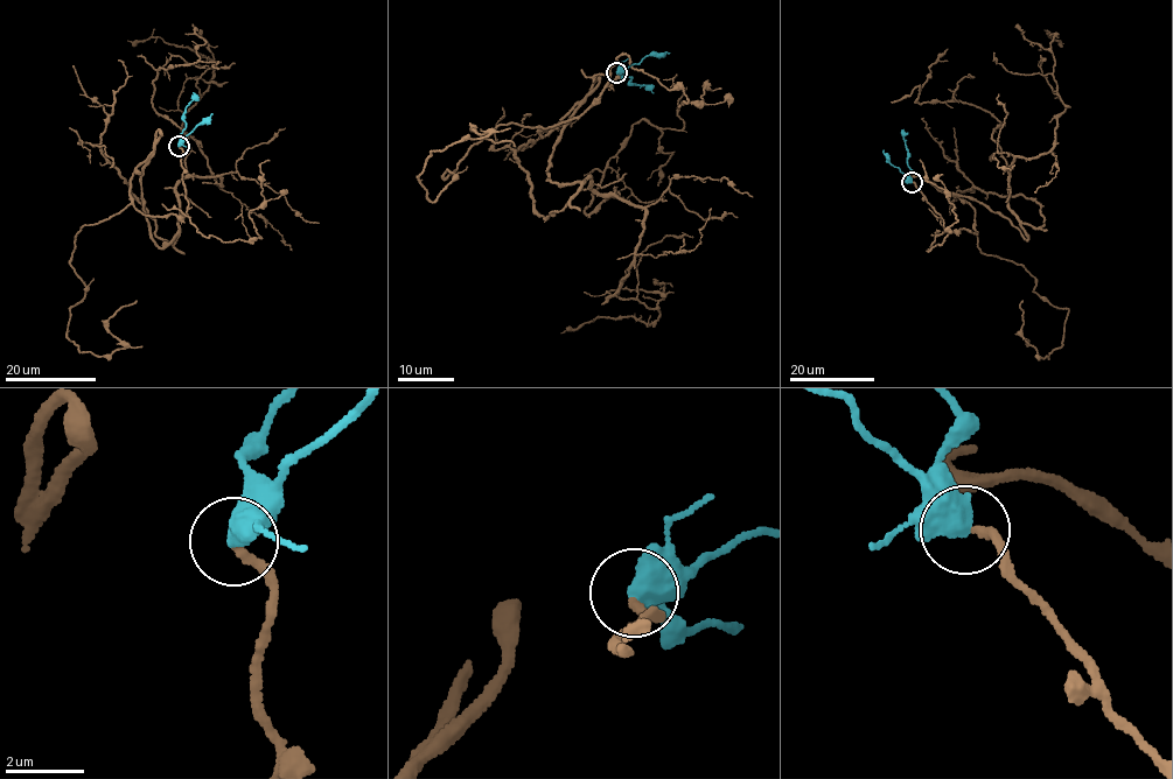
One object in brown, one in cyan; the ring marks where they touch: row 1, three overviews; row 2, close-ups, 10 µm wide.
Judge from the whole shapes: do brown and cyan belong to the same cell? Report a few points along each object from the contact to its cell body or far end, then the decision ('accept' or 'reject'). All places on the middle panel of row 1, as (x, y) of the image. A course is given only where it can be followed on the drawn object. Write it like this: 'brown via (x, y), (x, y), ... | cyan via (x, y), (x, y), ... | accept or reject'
brown via (616, 74), (540, 125), (568, 114), (546, 179), (590, 177), (644, 210), (607, 296), (661, 314), (561, 334) | cyan via (616, 72), (626, 78), (630, 77), (632, 84), (646, 85), (648, 90) | accept

